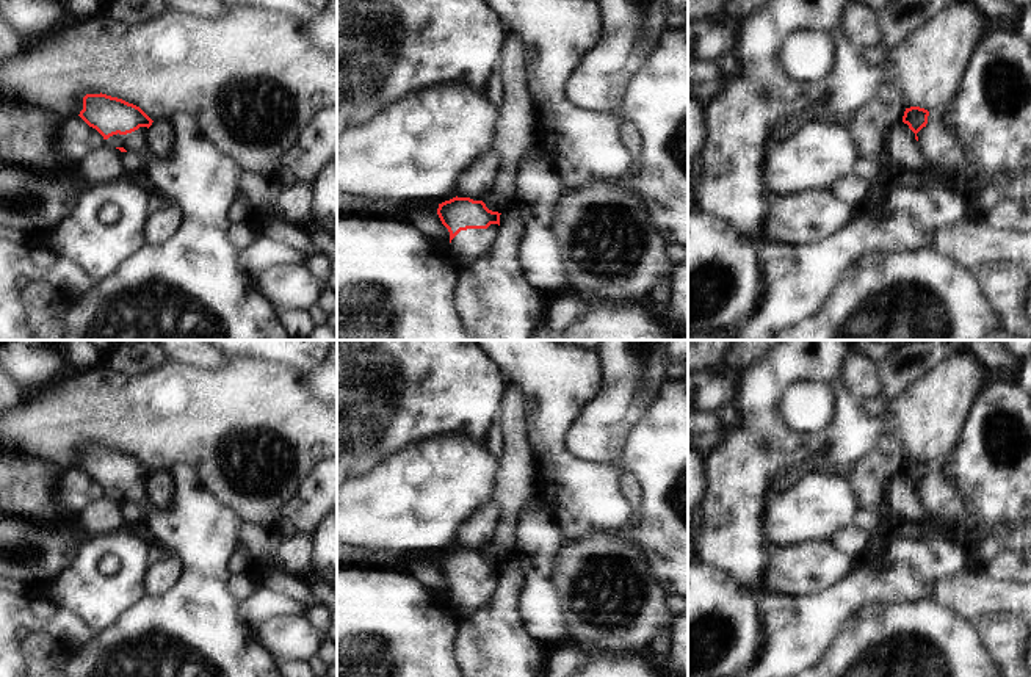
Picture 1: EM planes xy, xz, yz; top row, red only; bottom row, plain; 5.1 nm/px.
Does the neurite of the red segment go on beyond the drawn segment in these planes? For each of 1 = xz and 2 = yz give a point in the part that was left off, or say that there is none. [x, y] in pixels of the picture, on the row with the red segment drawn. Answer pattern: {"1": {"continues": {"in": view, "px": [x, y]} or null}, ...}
{"1": {"continues": {"in": "xz", "px": [470, 245]}}, "2": {"continues": {"in": "yz", "px": [937, 141]}}}

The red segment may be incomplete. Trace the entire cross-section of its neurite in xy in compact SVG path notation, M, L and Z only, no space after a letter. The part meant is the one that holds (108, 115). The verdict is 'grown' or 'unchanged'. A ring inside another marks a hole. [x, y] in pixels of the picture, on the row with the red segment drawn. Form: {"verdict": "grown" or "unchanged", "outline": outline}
{"verdict": "grown", "outline": "M102 92L86 94L78 116L103 136L105 144L146 157L150 182L166 202L185 210L185 226L169 241L143 248L108 279L75 299L66 313L66 340L295 340L279 320L274 304L257 290L255 281L241 268L243 251L229 238L229 210L241 199L238 180L244 168L218 147L199 118L177 113L171 119L177 136L174 152L158 157L152 152L149 138L154 121L139 107Z"}

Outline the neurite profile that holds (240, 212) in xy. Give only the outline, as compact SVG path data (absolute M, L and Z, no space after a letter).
M238 199L229 210L229 219L232 224L241 224L244 221L254 221L254 213L251 212L244 199Z

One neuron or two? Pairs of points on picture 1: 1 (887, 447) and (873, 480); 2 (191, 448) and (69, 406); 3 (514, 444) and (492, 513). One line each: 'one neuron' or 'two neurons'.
1: one neuron
2: one neuron
3: two neurons

